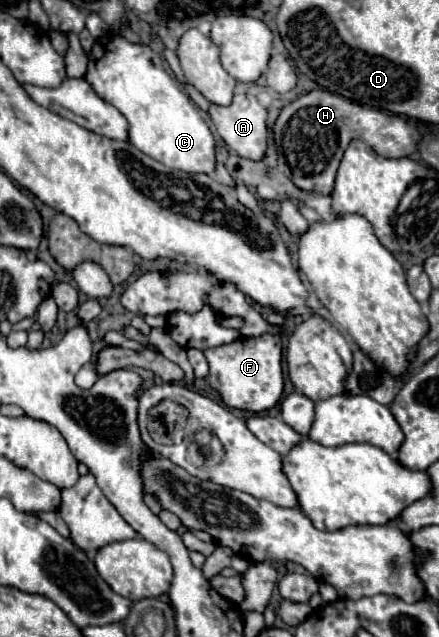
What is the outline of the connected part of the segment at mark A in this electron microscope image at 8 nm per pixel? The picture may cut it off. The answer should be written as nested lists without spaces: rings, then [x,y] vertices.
[[[235,95],[233,103],[229,107],[211,105],[209,117],[211,117],[213,125],[217,127],[219,137],[227,143],[227,147],[231,151],[235,151],[237,155],[241,155],[245,159],[251,159],[251,161],[261,161],[265,157],[267,139],[269,139],[267,109],[253,95]]]

